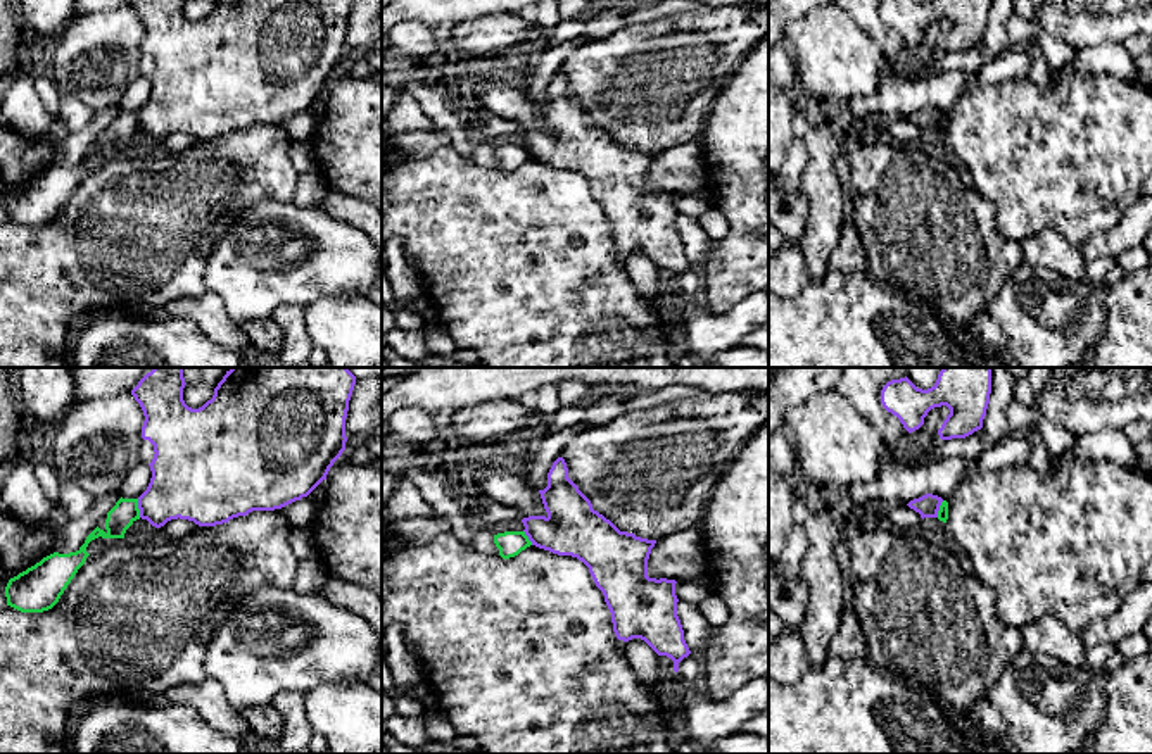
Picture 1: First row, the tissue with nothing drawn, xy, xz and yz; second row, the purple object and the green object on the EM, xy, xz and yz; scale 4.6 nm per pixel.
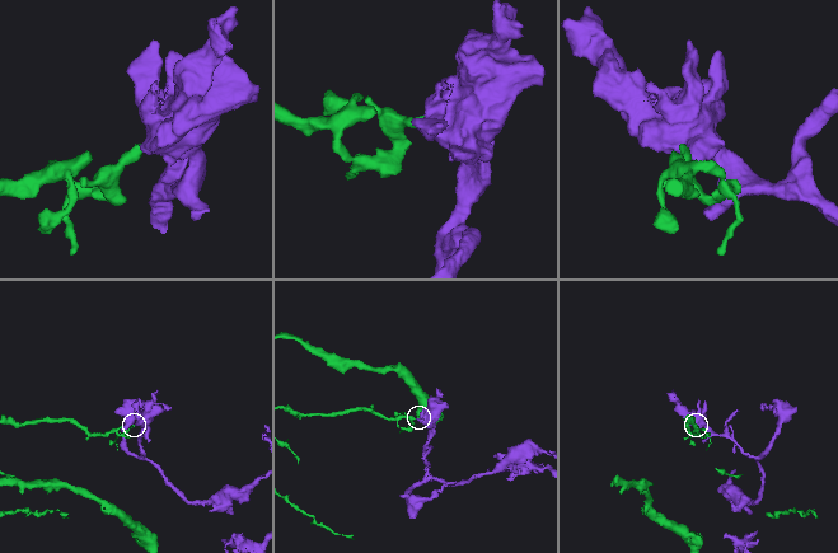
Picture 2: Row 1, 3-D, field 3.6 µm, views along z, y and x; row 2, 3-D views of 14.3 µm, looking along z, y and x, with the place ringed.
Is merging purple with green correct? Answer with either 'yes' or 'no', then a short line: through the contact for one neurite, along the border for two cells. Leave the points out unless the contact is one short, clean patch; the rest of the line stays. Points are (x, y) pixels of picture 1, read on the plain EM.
no; line xy (137, 113), (140, 130)

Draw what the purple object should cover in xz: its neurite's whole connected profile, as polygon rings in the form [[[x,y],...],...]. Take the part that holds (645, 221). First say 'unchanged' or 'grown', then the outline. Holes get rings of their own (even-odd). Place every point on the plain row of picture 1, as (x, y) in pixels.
unchanged; [[[558,71],[549,86],[548,100],[539,104],[546,129],[529,129],[522,136],[532,159],[558,169],[572,169],[582,174],[603,205],[604,216],[611,226],[613,245],[618,254],[644,254],[658,269],[674,274],[674,285],[679,276],[691,267],[680,233],[677,229],[675,193],[649,192],[648,173],[656,154],[636,150],[620,145],[610,133],[592,123],[591,114],[568,91],[568,81],[563,71]]]

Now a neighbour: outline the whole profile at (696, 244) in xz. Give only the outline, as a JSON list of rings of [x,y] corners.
[[[679,214],[677,229],[680,233],[684,243],[684,254],[691,267],[699,271],[712,247],[712,240],[703,231],[699,219],[694,219],[691,216]]]

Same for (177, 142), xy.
[[[171,133],[168,135],[164,140],[161,140],[162,147],[164,147],[164,152],[168,154],[180,154],[193,145],[197,145],[199,138],[195,138],[193,135],[188,135],[188,133]]]

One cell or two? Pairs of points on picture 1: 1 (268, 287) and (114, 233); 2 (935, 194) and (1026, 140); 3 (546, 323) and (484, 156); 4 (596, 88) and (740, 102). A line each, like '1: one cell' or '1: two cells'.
1: two cells
2: two cells
3: two cells
4: two cells

